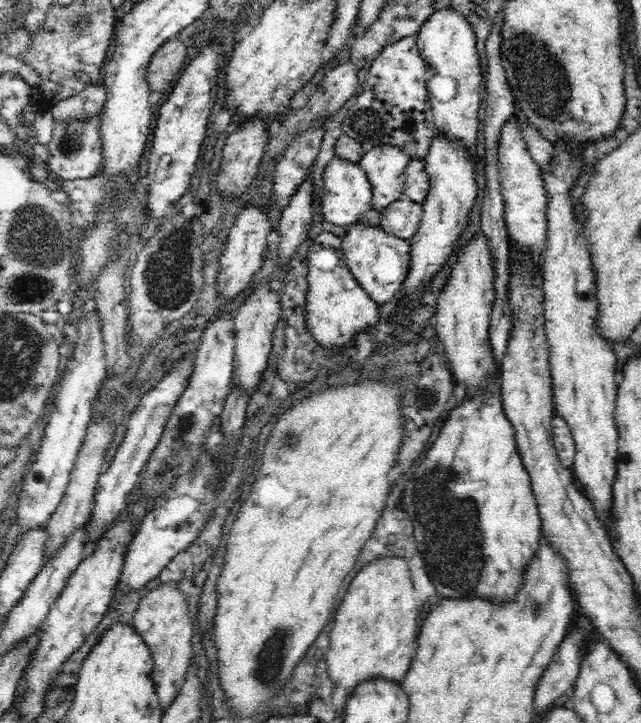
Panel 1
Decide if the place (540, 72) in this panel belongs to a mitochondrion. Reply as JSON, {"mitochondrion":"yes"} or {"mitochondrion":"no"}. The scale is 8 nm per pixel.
{"mitochondrion":"yes"}

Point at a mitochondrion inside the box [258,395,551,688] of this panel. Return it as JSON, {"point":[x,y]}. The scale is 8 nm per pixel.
{"point":[463,563]}

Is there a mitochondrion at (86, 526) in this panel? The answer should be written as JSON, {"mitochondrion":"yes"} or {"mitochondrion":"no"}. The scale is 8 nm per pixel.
{"mitochondrion":"no"}

